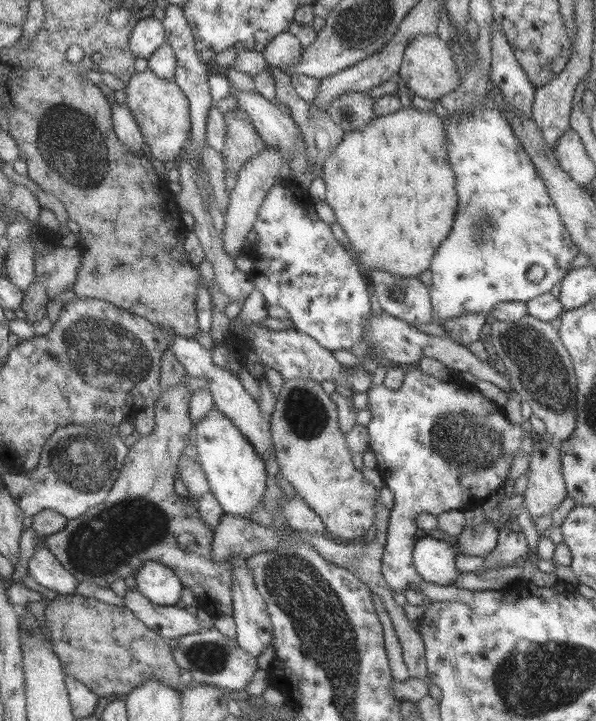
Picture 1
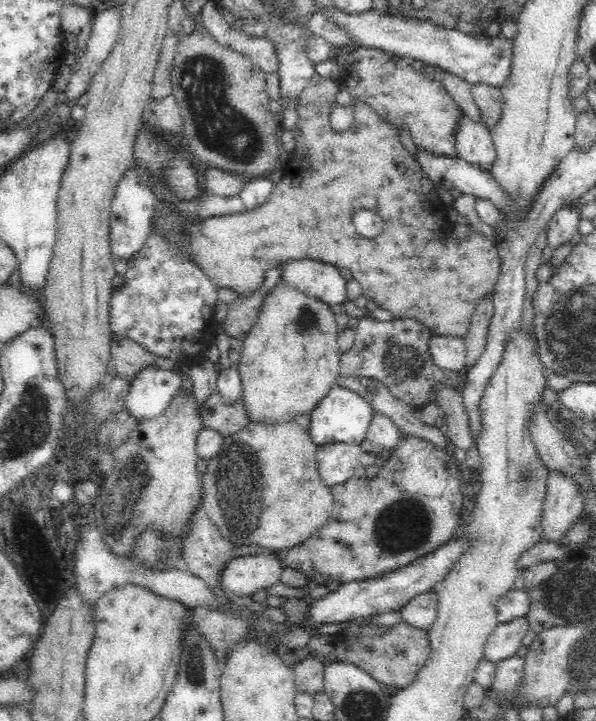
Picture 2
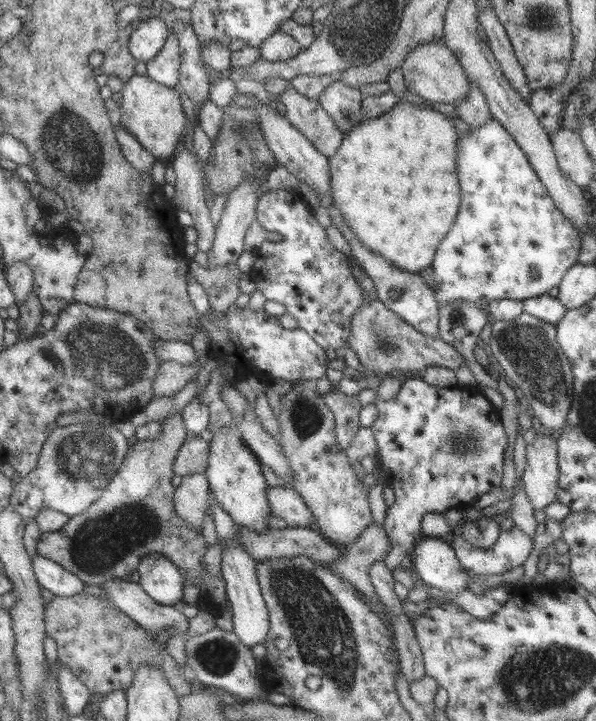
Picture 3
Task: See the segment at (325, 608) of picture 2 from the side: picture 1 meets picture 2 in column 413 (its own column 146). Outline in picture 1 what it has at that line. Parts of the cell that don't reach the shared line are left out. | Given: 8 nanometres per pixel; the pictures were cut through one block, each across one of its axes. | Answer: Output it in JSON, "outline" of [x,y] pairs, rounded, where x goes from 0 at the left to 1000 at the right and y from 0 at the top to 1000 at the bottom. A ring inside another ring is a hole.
{"outline":[[[248,777],[225,795],[228,816],[250,835],[270,840],[302,839],[309,817],[297,796],[279,782]]]}

